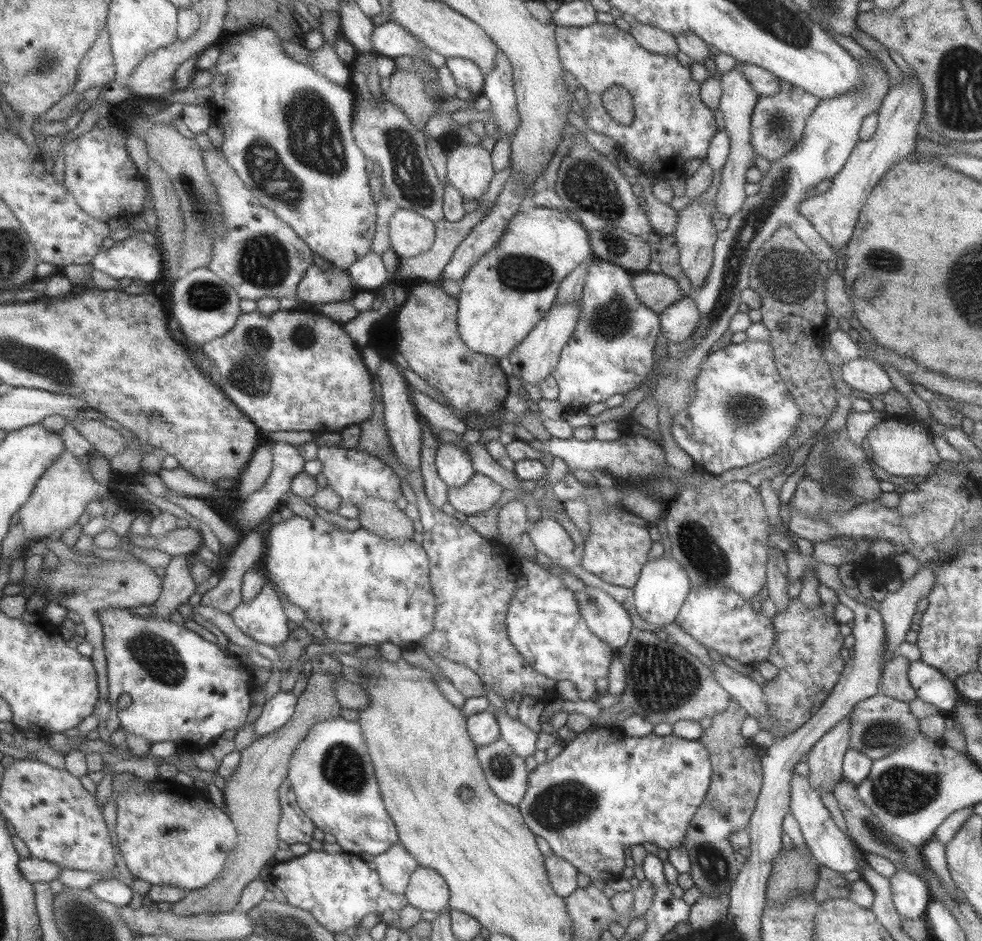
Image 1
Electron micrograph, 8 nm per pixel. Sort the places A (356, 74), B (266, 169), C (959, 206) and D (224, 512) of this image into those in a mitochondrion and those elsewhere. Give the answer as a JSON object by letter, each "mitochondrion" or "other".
{"A":"other","B":"mitochondrion","C":"other","D":"other"}

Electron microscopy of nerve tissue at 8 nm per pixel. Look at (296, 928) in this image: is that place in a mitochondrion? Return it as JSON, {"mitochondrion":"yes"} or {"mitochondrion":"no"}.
{"mitochondrion":"yes"}

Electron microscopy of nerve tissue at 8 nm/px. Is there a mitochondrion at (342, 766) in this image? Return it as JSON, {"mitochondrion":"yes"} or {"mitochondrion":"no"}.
{"mitochondrion":"yes"}

